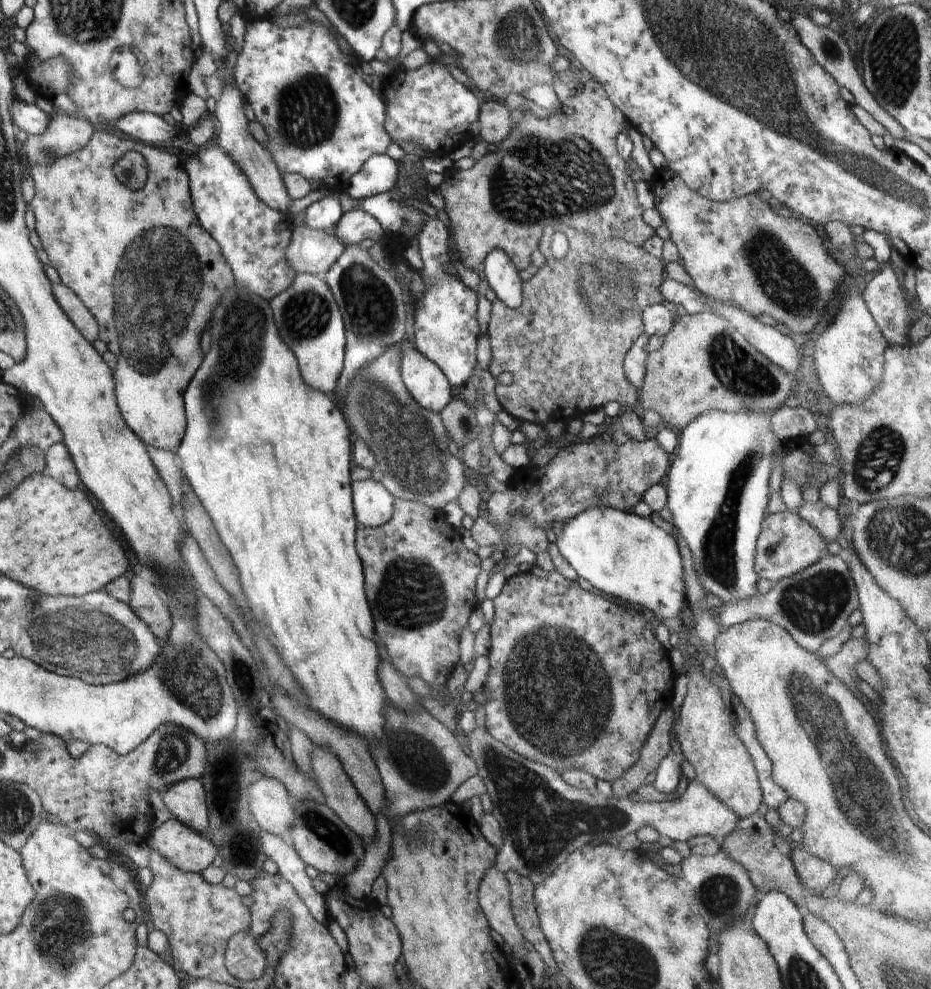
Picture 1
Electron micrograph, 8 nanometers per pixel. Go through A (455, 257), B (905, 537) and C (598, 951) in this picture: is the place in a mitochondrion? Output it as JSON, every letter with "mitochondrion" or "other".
{"A":"other","B":"mitochondrion","C":"mitochondrion"}

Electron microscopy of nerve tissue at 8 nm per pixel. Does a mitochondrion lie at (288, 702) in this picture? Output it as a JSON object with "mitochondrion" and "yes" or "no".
{"mitochondrion":"no"}

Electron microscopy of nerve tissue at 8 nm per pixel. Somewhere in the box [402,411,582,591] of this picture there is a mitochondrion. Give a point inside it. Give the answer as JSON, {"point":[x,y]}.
{"point":[465,425]}

